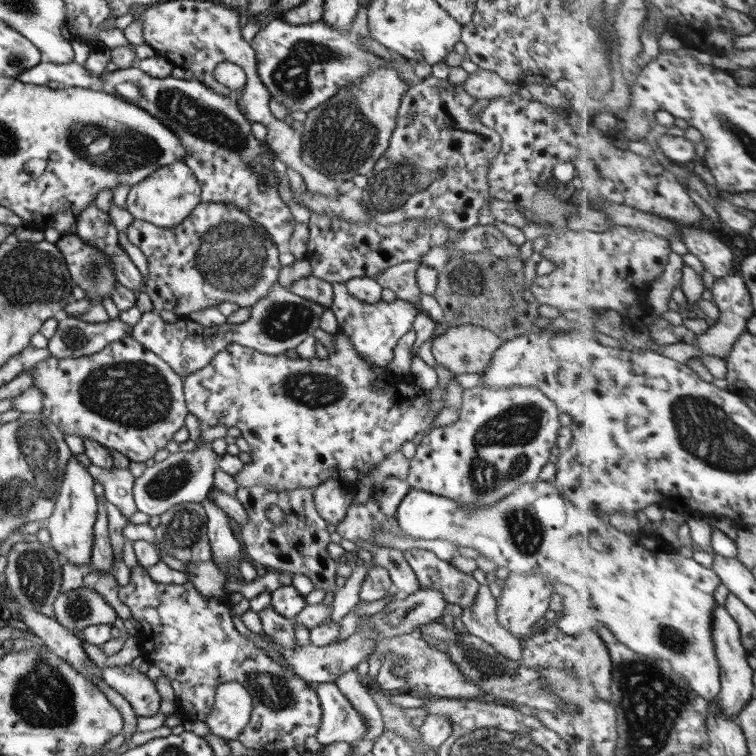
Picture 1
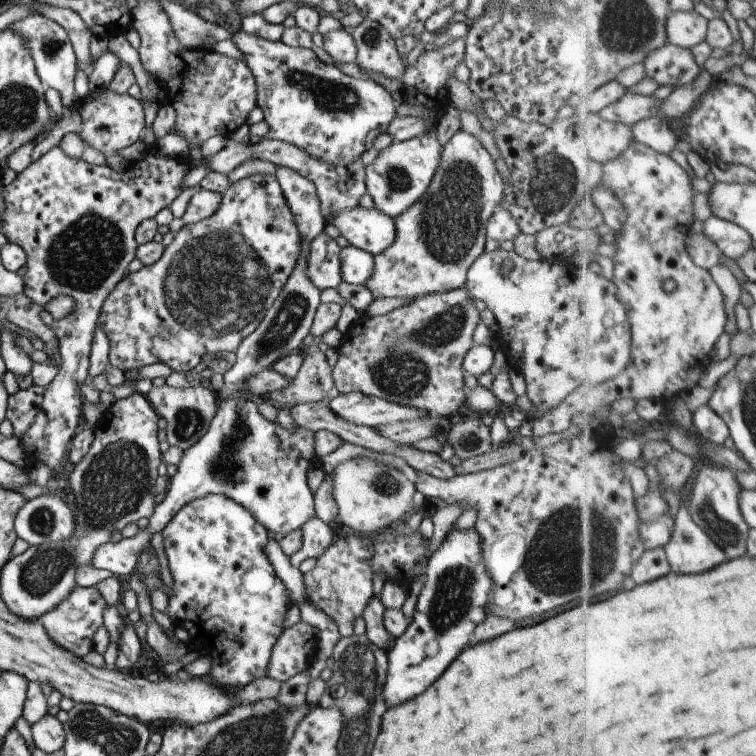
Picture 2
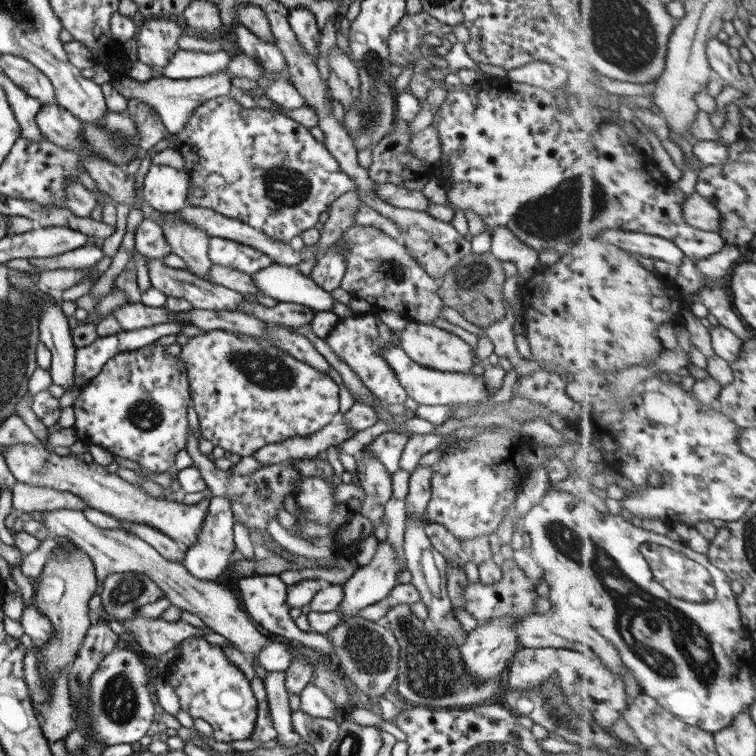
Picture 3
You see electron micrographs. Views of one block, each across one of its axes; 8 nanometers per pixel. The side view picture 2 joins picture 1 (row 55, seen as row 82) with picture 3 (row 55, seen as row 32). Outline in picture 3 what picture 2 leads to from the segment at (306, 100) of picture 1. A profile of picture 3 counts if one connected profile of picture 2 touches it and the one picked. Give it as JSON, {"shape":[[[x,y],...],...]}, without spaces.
{"shape":[[[240,52],[233,59],[229,60],[227,70],[224,69],[215,75],[178,80],[162,76],[158,78],[152,77],[145,82],[141,82],[129,77],[126,73],[117,71],[113,74],[110,81],[112,86],[115,86],[118,92],[128,101],[136,99],[136,101],[150,105],[159,114],[167,130],[174,134],[183,129],[183,126],[189,122],[190,115],[193,115],[194,110],[200,104],[204,104],[206,100],[218,98],[218,96],[229,95],[229,82],[232,78],[238,76],[240,78],[256,80],[257,78],[262,78],[263,74],[265,74],[265,68],[258,61]]]}

